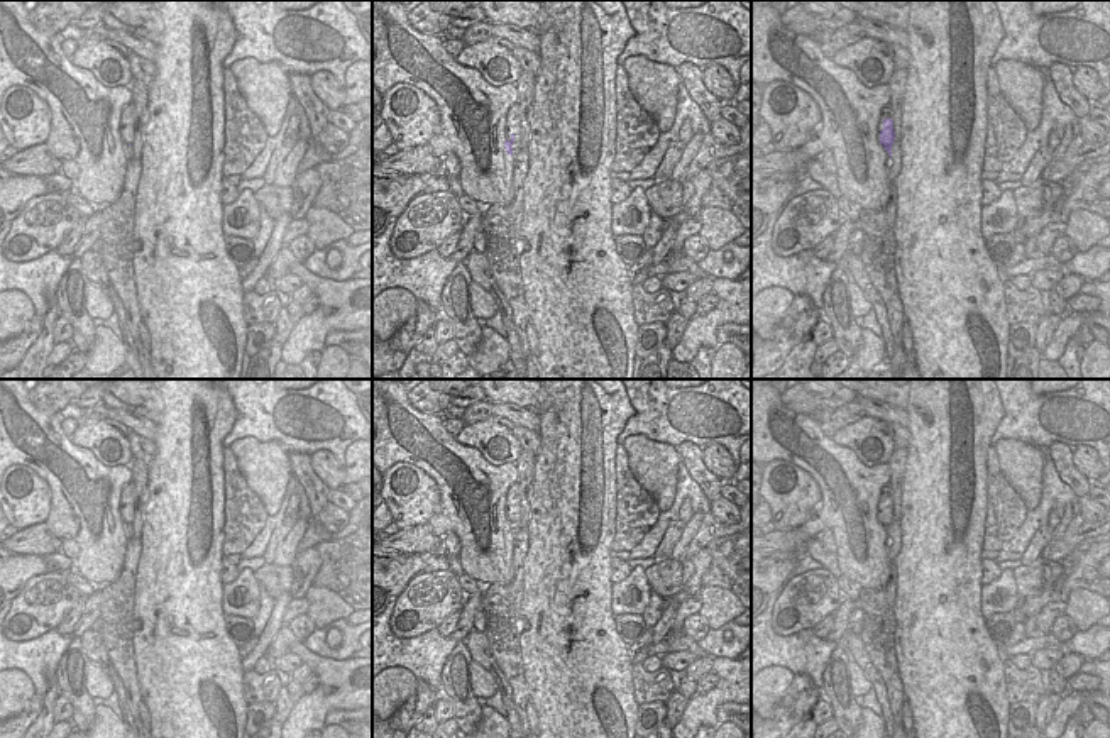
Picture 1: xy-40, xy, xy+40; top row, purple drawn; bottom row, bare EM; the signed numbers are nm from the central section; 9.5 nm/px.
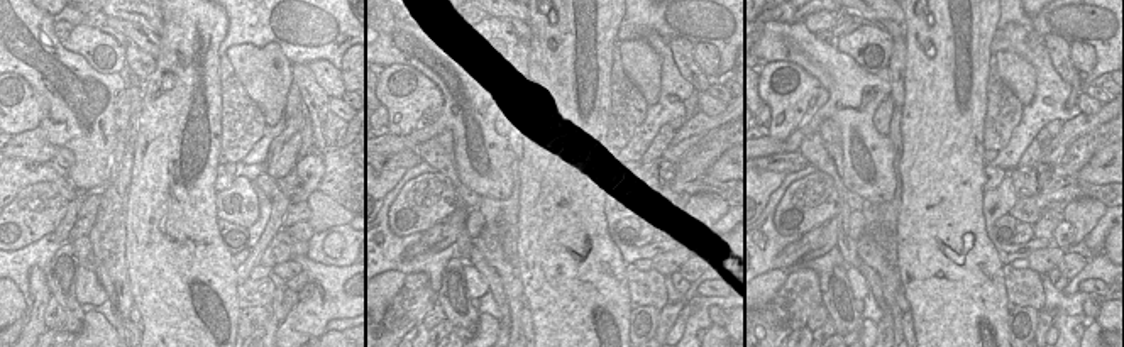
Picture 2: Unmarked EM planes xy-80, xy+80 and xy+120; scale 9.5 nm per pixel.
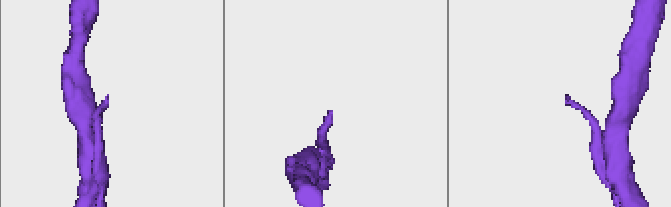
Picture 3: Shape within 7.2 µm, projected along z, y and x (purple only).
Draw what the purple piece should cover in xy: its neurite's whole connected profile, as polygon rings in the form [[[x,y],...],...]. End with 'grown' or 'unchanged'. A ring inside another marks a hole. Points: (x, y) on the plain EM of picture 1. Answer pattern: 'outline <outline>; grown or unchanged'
outline [[[513,484],[503,489],[501,521],[506,526],[506,531],[513,535],[513,521],[514,521],[514,486]]]; grown

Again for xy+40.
outline [[[892,482],[882,489],[878,509],[880,509],[880,523],[885,526],[885,530],[892,537],[892,525],[895,520]]]; grown

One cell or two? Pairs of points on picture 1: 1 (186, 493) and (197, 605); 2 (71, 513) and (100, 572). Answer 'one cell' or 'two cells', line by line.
1: one cell
2: one cell

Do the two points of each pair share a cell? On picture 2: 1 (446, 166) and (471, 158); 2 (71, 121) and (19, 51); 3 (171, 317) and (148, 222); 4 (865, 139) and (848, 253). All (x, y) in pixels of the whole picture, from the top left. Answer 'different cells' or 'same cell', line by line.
1: different cells
2: same cell
3: same cell
4: different cells

